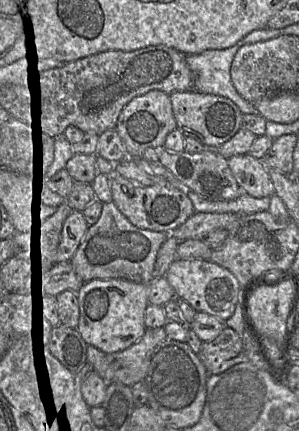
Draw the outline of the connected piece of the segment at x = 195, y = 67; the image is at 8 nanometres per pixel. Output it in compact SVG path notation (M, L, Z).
M265 27L263 29L257 29L251 31L241 40L239 40L235 45L229 48L211 49L211 50L205 50L200 53L186 55L185 60L193 74L193 90L200 93L207 93L226 97L230 99L243 114L258 113L254 106L254 103L251 103L246 99L244 99L233 86L230 76L231 63L233 61L236 52L242 46L270 40L278 36L280 36L280 32L277 32L277 29L269 29Z

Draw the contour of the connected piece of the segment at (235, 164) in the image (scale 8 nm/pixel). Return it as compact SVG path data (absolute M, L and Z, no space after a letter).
M249 153L227 159L229 168L243 193L255 198L270 197L274 186L263 162Z

